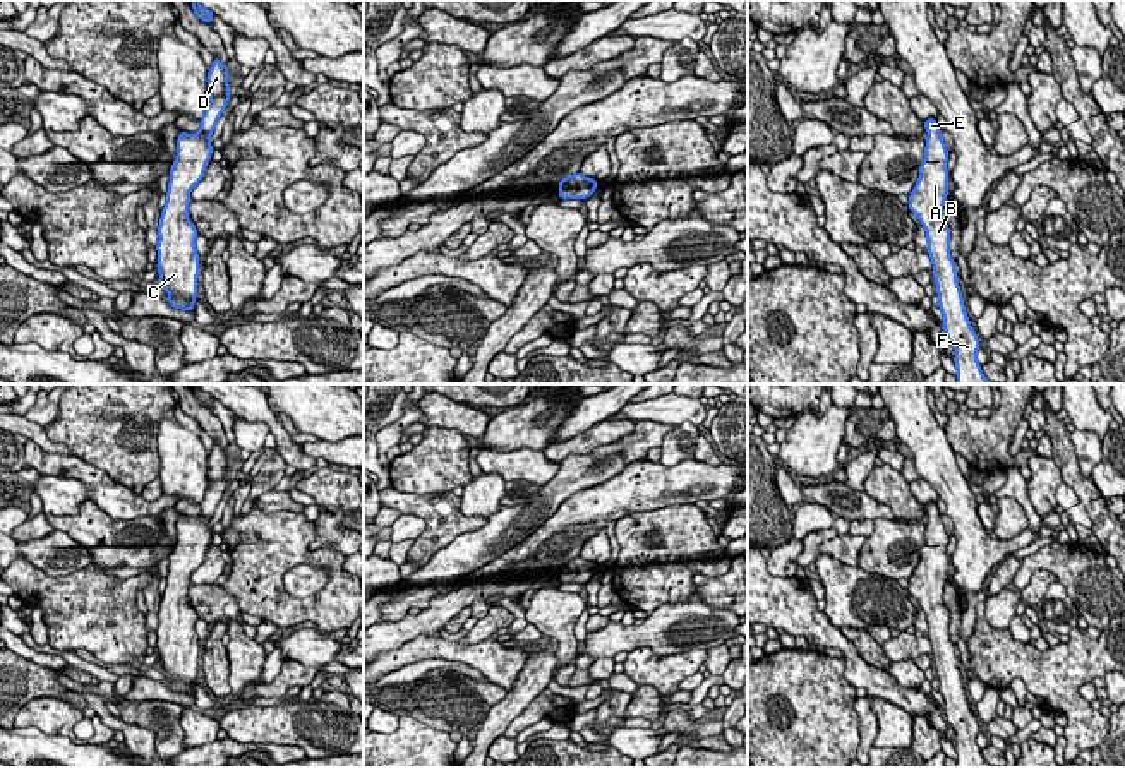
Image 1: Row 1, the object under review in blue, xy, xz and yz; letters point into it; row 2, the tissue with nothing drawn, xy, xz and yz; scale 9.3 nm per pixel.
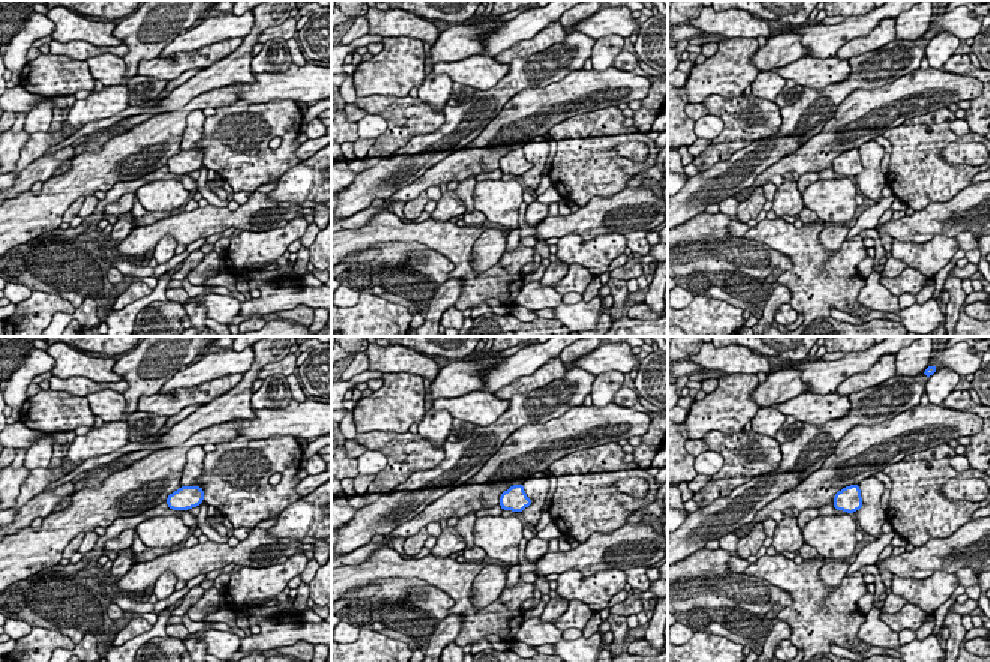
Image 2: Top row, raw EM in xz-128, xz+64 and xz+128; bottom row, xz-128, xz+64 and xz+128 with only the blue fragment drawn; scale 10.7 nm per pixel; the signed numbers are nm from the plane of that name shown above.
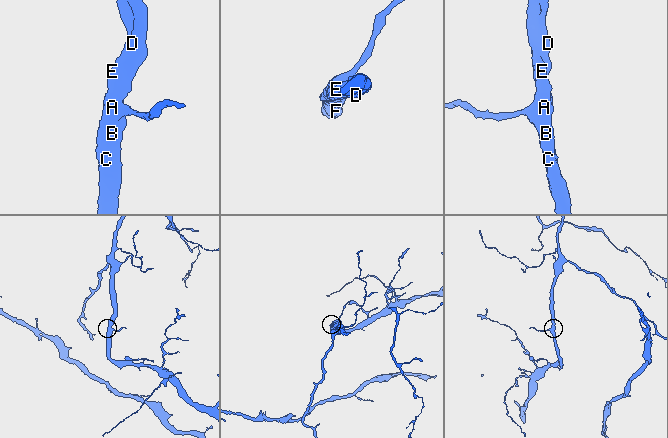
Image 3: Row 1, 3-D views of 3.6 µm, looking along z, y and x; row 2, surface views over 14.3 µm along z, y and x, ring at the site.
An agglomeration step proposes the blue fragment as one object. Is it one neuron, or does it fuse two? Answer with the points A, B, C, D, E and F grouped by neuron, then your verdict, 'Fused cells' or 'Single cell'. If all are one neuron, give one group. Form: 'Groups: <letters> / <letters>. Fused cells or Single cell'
Groups: A B C D E F. Single cell

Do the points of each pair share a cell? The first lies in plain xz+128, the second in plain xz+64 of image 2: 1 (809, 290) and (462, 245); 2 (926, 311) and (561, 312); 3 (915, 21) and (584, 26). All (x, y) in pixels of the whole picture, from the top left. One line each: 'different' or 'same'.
1: same
2: same
3: different

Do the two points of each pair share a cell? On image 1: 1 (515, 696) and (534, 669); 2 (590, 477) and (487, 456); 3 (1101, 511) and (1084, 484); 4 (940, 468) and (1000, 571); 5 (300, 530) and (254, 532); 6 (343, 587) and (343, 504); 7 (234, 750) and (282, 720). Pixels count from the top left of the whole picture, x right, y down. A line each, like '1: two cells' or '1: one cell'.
1: one cell
2: two cells
3: one cell
4: two cells
5: one cell
6: two cells
7: two cells

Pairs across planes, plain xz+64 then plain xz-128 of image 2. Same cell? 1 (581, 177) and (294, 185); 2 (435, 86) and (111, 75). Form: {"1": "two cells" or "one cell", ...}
{"1": "two cells", "2": "two cells"}

